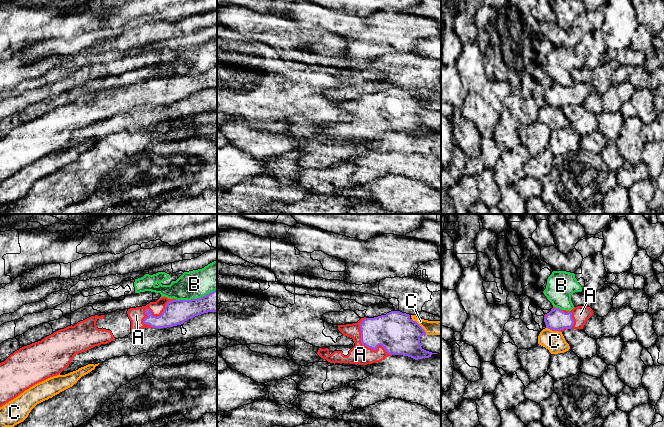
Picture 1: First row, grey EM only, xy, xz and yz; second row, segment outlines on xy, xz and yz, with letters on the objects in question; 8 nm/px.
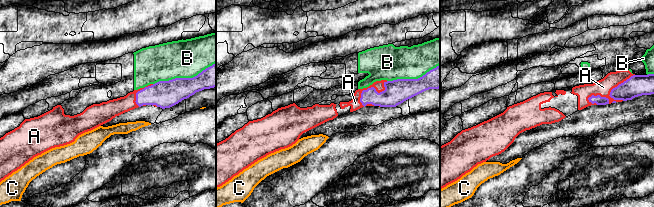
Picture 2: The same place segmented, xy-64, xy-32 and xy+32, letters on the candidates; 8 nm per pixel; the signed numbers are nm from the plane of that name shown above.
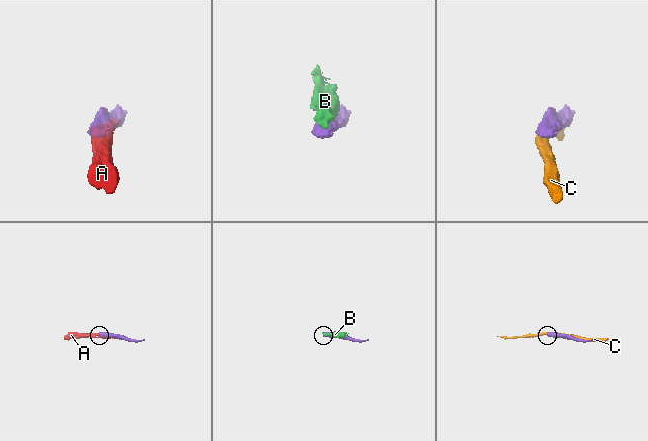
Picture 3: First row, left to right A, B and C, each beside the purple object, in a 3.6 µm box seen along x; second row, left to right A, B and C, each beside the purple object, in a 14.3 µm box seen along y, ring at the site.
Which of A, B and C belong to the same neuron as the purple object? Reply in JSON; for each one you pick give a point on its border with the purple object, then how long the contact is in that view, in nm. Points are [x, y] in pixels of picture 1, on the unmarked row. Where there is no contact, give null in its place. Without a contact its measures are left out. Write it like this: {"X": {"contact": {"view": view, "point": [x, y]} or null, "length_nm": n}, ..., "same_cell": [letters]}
{"A": {"contact": {"view": "xy", "point": [155, 92]}, "length_nm": 320}, "same_cell": ["A"]}

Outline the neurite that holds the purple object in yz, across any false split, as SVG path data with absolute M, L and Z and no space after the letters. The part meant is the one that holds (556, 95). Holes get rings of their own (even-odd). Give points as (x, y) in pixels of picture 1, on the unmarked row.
M577 82L571 87L553 83L544 91L546 104L563 108L566 105L583 105L587 96L593 91L593 86L587 82Z

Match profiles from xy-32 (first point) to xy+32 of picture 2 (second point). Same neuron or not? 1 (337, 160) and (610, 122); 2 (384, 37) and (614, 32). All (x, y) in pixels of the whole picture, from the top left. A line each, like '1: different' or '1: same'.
1: different
2: same

